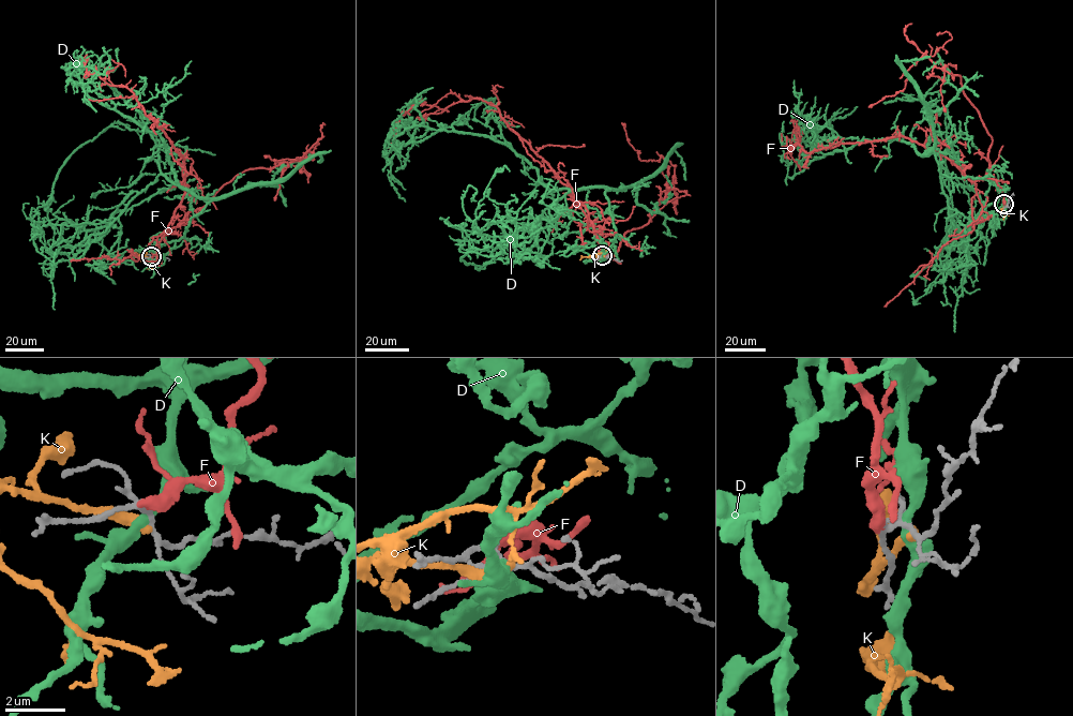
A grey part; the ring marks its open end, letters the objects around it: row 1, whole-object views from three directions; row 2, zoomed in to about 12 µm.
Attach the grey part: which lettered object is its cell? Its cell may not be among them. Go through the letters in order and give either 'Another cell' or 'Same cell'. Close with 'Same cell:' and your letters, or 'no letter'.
D: Another cell
F: Same cell
K: Another cell
Same cell: F

